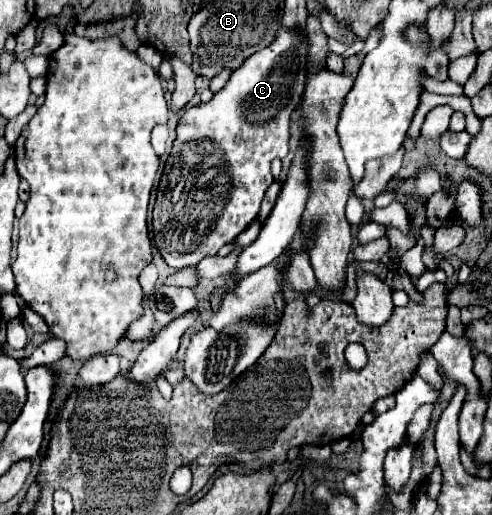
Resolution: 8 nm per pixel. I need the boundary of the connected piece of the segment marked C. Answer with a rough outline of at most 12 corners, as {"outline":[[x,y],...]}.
{"outline":[[282,27],[180,117],[152,211],[168,267],[258,217],[304,93]]}

